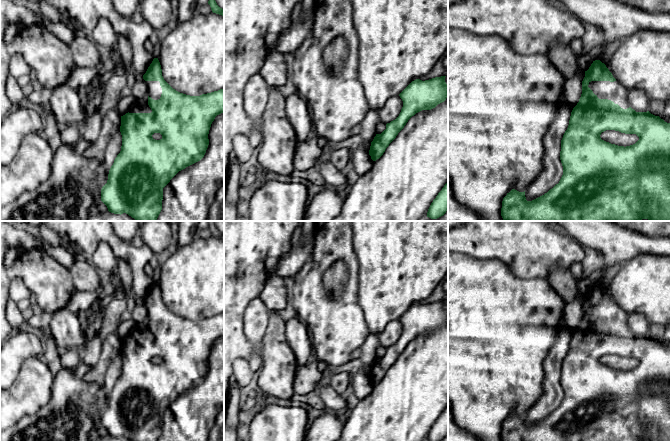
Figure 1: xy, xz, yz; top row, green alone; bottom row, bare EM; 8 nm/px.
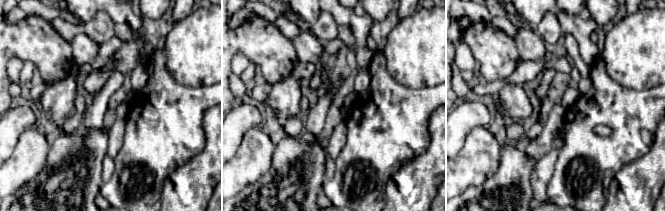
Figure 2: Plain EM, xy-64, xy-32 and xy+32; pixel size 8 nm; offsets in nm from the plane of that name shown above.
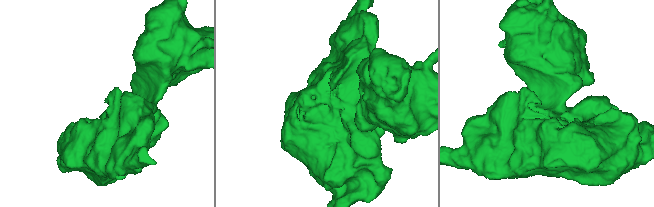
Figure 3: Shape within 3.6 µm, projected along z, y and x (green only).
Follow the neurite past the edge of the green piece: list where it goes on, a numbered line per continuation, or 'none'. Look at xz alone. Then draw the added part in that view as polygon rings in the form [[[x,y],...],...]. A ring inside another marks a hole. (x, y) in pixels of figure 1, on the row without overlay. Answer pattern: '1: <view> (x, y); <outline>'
none

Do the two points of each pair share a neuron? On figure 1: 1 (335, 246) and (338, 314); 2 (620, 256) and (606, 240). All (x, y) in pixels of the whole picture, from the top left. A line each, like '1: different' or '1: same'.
1: same
2: same

